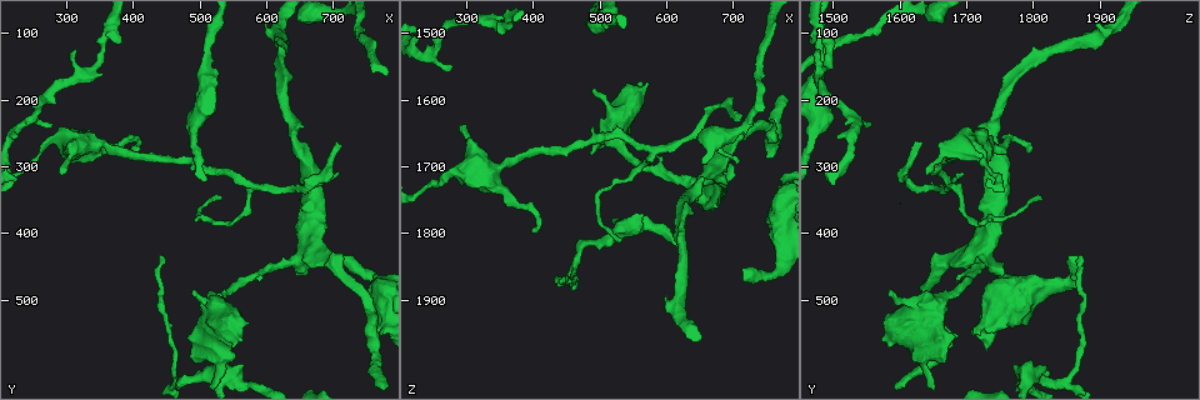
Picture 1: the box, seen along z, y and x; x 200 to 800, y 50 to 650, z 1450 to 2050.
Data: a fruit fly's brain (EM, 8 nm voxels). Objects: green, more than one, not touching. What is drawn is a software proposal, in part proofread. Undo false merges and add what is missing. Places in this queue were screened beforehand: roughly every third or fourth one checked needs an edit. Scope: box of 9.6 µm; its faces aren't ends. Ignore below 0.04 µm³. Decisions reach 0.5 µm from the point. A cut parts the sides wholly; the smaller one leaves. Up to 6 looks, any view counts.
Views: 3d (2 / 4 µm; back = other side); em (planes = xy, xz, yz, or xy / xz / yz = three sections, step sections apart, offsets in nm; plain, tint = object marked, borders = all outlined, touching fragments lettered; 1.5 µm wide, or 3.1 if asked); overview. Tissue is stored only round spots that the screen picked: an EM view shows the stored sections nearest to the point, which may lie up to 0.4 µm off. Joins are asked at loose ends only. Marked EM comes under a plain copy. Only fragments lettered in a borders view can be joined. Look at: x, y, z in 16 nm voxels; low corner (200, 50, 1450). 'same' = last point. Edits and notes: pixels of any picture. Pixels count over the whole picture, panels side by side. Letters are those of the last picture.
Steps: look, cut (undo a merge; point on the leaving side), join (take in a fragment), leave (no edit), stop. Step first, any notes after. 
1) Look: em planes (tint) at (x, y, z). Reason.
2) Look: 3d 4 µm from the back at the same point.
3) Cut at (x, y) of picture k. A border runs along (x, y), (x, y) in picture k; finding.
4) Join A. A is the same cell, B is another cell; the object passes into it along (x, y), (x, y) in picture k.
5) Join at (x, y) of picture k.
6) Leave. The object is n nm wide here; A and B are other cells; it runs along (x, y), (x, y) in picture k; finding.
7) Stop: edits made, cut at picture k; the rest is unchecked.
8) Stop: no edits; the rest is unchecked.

Look: 3d 4 µm at (440, 430, 1875). An open end.

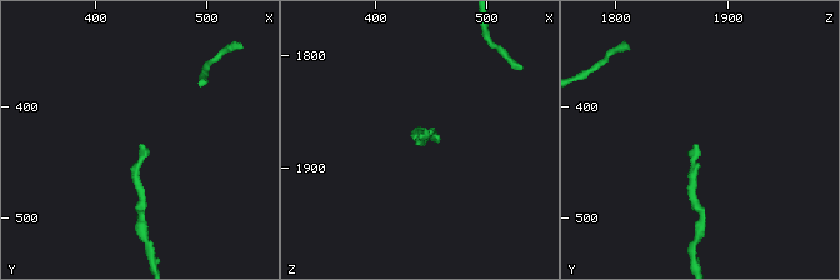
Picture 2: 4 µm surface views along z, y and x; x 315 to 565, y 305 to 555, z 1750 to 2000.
Look: em yz step 4 (tint) at (440, 432, 1872).

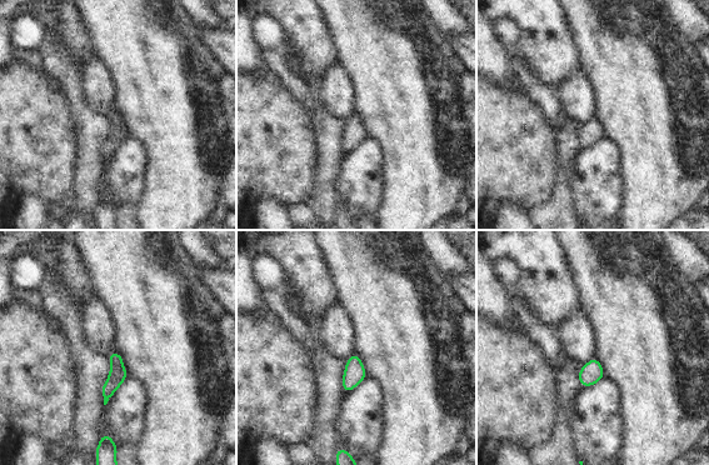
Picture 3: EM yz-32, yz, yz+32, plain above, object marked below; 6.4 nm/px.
Look: em planes (borders) at the same point.

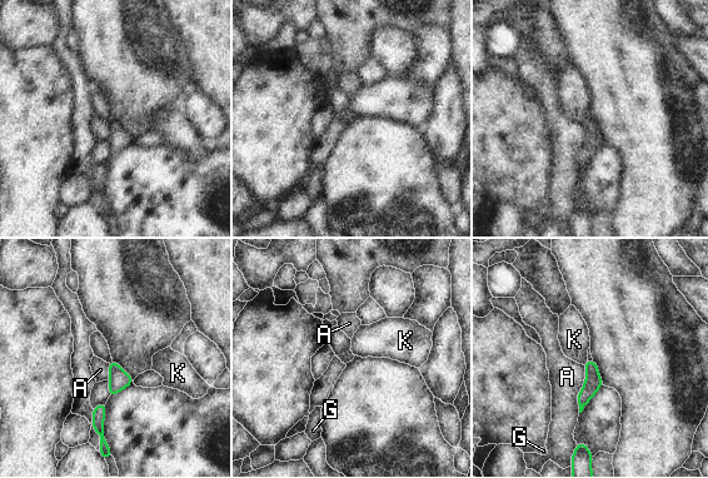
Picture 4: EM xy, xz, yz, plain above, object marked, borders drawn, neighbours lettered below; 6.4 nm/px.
Leave. The object is 110 nm wide here; the longest contact is with A, 300 nm; A, G and K are other cells; no lettered fragment goes on from it.

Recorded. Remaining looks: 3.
Look: 3d 2 µm from the back at (720, 430, 1855). Branch stops here.

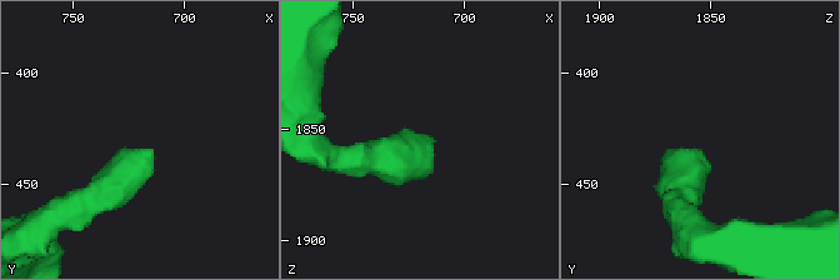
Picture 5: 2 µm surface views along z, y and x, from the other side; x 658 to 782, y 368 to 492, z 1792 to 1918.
Look: em yz step 8 (borders) at (716, 436, 1854). Now the EM.

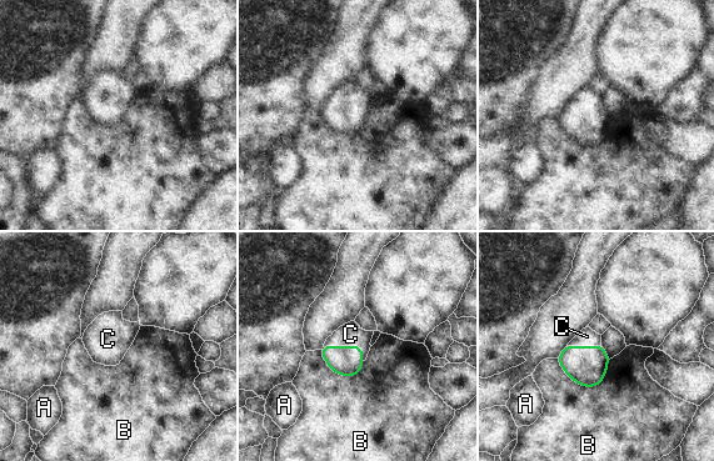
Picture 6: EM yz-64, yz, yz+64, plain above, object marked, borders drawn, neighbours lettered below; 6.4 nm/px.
Look: em planes (borders) at the same point. Another direction.

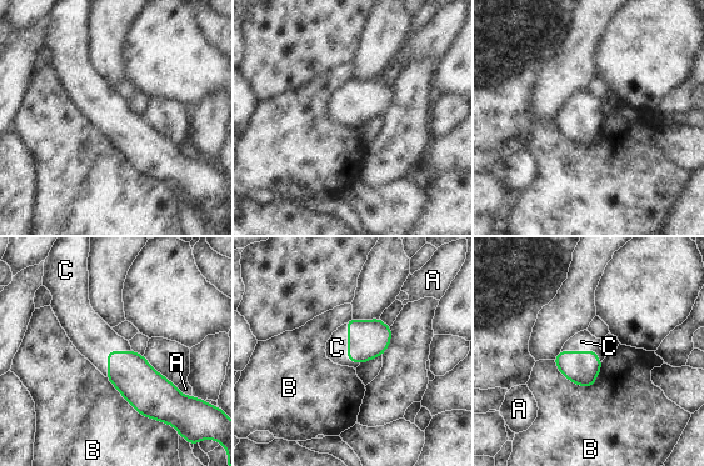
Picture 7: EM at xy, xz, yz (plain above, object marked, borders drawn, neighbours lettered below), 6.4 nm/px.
Join C. C is the same cell, A and B are other cells; the object passes into it along (134, 377), (108, 352), (93, 337) in picture 7; it goes on there.

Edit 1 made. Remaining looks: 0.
Stop: edits made, join at picture 7; the rest is unchecked.

